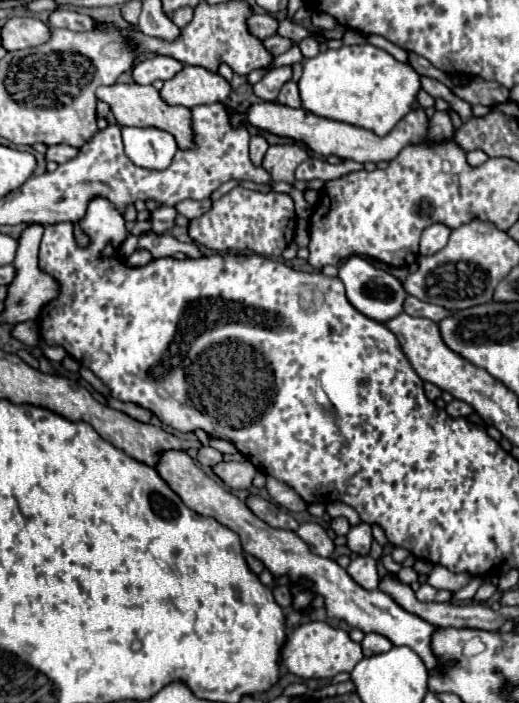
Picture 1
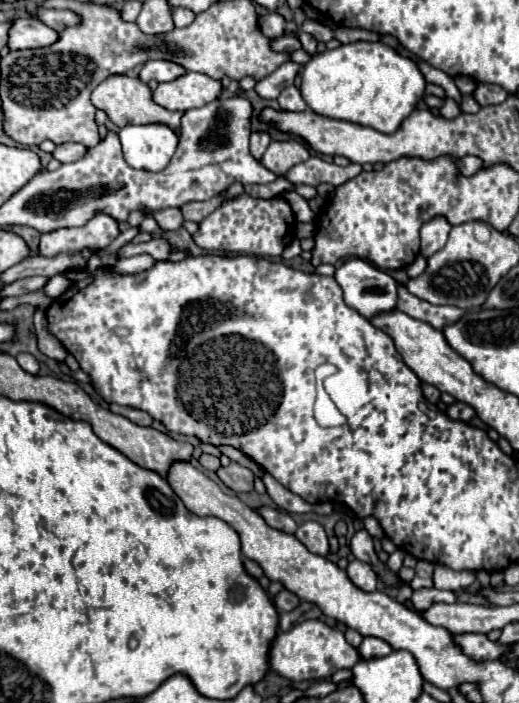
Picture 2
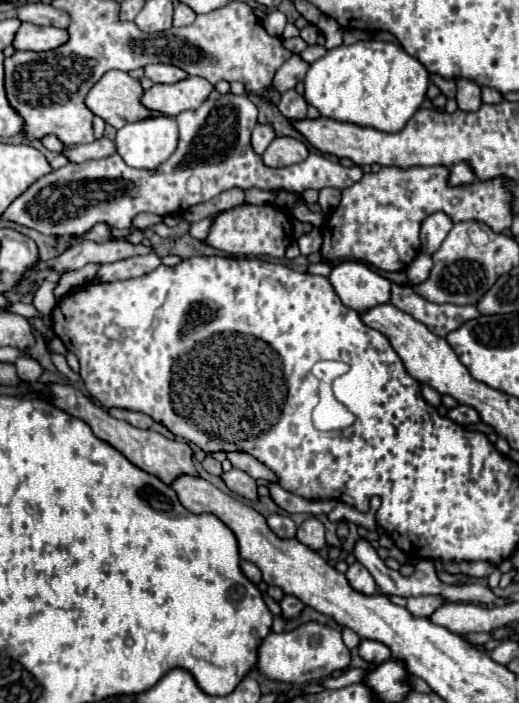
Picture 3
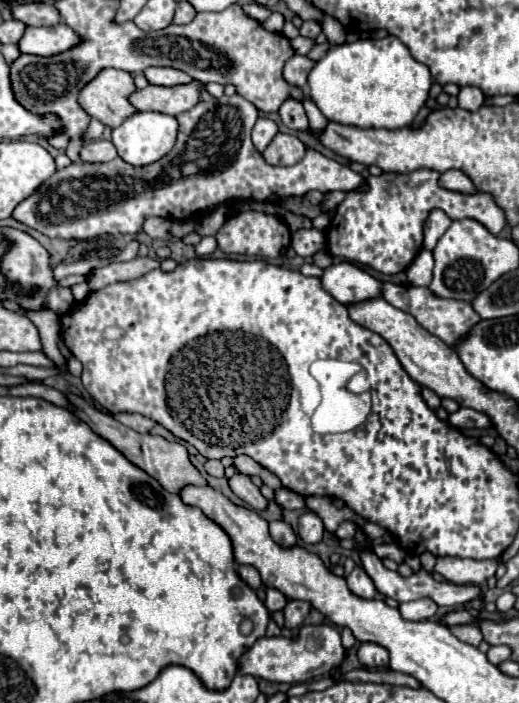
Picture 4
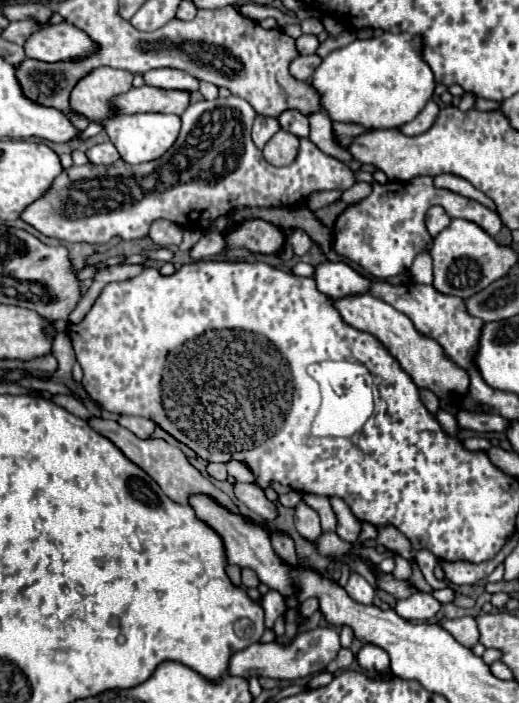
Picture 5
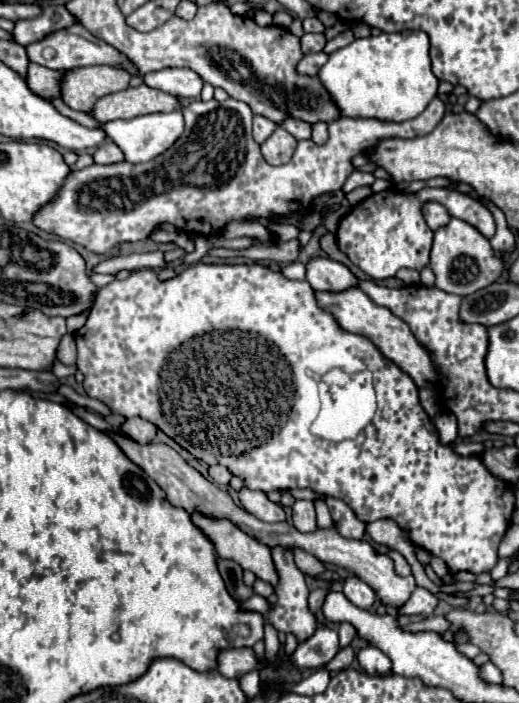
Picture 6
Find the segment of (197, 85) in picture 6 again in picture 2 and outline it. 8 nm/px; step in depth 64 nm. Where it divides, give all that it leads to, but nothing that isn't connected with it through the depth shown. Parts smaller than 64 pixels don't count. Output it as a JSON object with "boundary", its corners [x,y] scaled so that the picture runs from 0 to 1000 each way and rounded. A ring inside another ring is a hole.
{"boundary":[[[293,85],[293,88],[281,88],[274,94],[274,102],[270,102],[270,114],[274,117],[285,117],[285,114],[301,114],[301,117],[331,117],[339,111],[347,111],[358,100],[335,88],[324,88],[324,85]]]}

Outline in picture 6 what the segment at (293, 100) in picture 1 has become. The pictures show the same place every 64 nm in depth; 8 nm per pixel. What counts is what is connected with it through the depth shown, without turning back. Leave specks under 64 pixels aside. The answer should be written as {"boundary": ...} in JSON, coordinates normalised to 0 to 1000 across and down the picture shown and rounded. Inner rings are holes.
{"boundary":[[[551,168],[543,176],[547,185],[555,185],[570,199],[597,199],[601,193],[601,179],[582,174],[582,171],[566,171],[566,168]]]}

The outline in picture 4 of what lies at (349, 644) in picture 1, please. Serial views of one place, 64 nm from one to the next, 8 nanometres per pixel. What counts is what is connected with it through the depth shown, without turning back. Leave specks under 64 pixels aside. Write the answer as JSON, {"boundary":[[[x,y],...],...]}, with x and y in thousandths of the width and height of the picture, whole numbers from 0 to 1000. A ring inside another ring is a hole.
{"boundary":[[[582,890],[578,908],[590,908],[590,913],[570,913],[559,908],[501,908],[486,922],[470,927],[459,939],[459,959],[482,959],[489,964],[509,964],[520,970],[593,970],[601,964],[632,959],[640,950],[651,950],[663,939],[663,922],[655,913],[655,899],[640,890]],[[601,905],[601,910],[593,910]]]}

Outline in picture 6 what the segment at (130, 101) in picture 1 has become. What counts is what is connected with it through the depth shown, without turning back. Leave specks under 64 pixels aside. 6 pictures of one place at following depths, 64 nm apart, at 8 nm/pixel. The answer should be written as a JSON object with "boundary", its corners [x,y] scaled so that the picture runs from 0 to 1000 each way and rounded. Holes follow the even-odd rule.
{"boundary":[[[170,94],[127,100],[116,114],[116,139],[127,151],[173,159],[181,145],[204,134],[243,128],[250,105],[208,94]]]}

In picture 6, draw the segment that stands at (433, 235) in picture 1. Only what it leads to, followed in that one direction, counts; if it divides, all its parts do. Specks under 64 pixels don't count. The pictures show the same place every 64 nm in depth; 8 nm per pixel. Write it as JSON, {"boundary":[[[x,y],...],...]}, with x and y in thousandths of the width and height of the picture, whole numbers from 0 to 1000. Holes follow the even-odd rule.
{"boundary":[[[821,287],[817,296],[813,296],[813,304],[817,304],[829,327],[840,327],[840,324],[863,319],[863,313],[867,313],[863,299],[848,287]]]}

